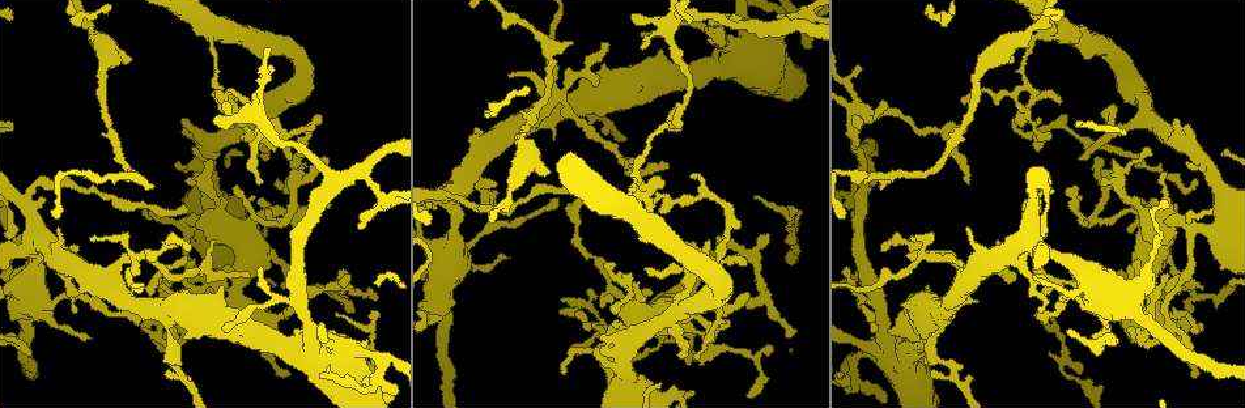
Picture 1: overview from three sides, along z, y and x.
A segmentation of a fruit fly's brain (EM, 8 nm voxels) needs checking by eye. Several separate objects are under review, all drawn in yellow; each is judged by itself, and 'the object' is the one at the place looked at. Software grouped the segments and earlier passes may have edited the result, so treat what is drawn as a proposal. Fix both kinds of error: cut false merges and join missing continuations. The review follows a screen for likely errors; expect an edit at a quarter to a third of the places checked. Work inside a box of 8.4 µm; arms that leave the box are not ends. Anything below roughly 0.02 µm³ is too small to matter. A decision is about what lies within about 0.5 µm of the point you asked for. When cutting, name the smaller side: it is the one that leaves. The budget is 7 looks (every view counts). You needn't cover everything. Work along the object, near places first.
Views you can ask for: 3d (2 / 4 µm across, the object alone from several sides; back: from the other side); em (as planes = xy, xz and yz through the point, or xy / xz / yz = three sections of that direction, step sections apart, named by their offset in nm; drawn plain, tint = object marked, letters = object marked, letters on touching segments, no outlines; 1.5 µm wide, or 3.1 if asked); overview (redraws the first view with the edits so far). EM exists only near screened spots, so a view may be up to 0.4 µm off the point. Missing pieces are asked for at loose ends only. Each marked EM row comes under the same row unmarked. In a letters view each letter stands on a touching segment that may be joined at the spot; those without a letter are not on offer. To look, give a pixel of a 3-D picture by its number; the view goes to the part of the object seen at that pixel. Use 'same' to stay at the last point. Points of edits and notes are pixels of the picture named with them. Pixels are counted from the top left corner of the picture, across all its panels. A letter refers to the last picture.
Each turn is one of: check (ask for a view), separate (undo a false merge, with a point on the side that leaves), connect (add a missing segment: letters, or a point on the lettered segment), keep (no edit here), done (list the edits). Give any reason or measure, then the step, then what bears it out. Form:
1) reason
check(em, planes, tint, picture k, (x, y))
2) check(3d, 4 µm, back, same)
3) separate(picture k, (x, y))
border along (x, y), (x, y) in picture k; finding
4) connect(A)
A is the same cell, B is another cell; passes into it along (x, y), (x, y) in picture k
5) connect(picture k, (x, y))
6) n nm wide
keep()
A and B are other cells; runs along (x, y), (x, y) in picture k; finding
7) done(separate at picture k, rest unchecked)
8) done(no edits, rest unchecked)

sharp bend
check(3d, 4 µm, picture 1, (594, 313))

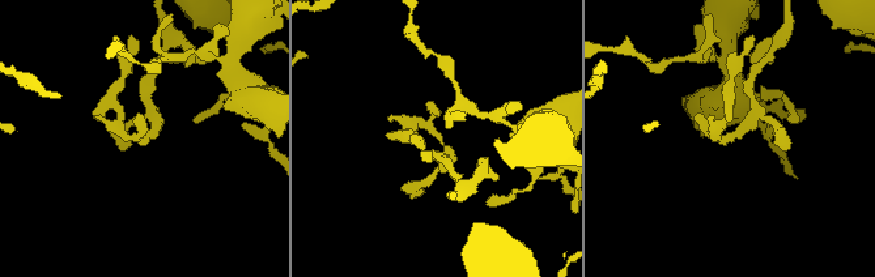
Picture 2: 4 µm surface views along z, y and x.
need the tissue
check(em, xy, step 8, tint, picture 2, (437, 136))

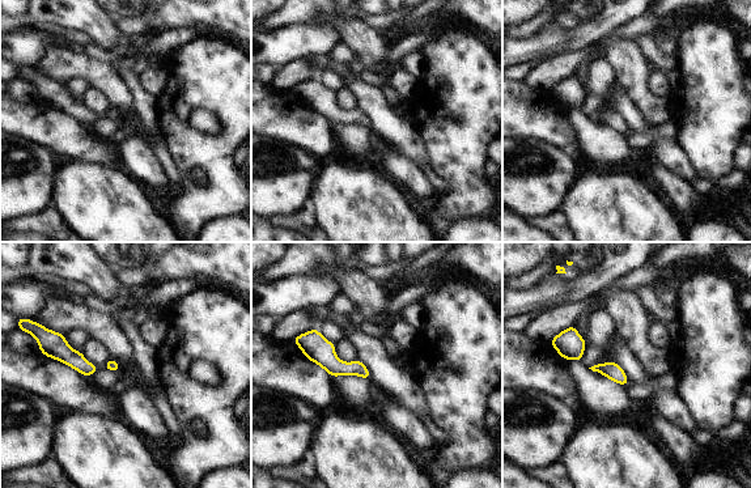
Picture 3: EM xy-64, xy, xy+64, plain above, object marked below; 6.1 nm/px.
cut it another way
check(em, planes, letters, same)

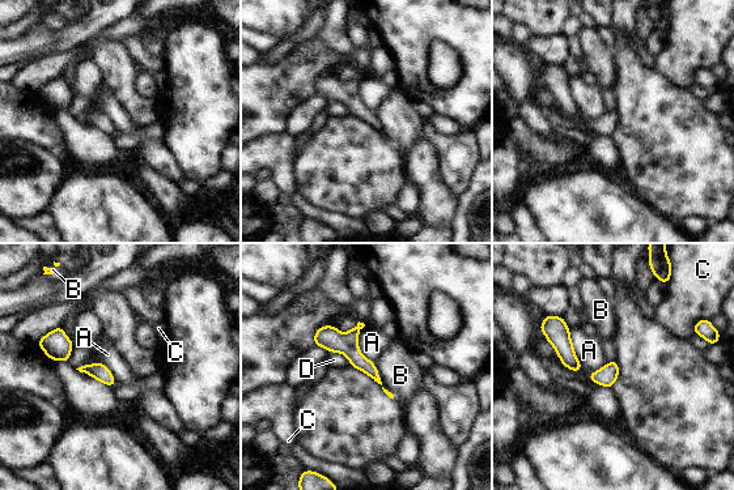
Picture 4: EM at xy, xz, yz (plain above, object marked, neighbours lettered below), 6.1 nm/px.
110 nm wide
keep()
A, B, C and D are other cells; border along (373, 362), (381, 384), (394, 397) in picture 4; one neuron here

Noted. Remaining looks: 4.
branch stops here
check(em, planes, letters, picture 1, (605, 264))

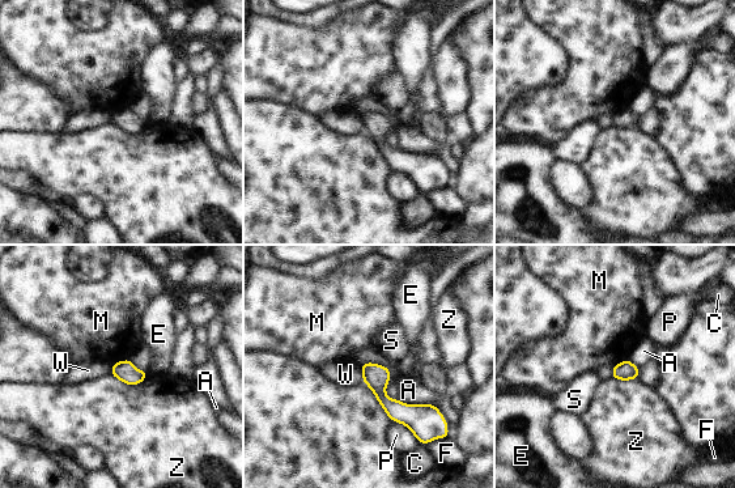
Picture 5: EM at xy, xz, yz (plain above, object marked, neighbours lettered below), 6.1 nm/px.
120 nm wide; Z touches over 240 nm
keep()
A, C, E, F, M, P, S, W and Z are other cells; none of them fits

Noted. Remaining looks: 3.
tapers out
check(em, planes, letters, picture 1, (1012, 118))

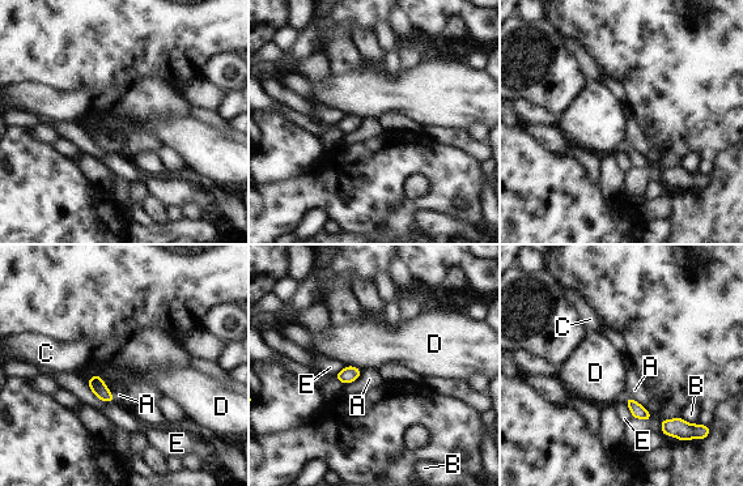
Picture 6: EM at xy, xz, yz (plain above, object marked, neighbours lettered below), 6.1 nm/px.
A touches over 220 nm
keep()
A, B, C, D and E are other cells; border along (85, 380), (97, 374), (111, 393) in picture 6; no lettered segment goes on from it

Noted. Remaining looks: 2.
done(no edits, rest unchecked)

